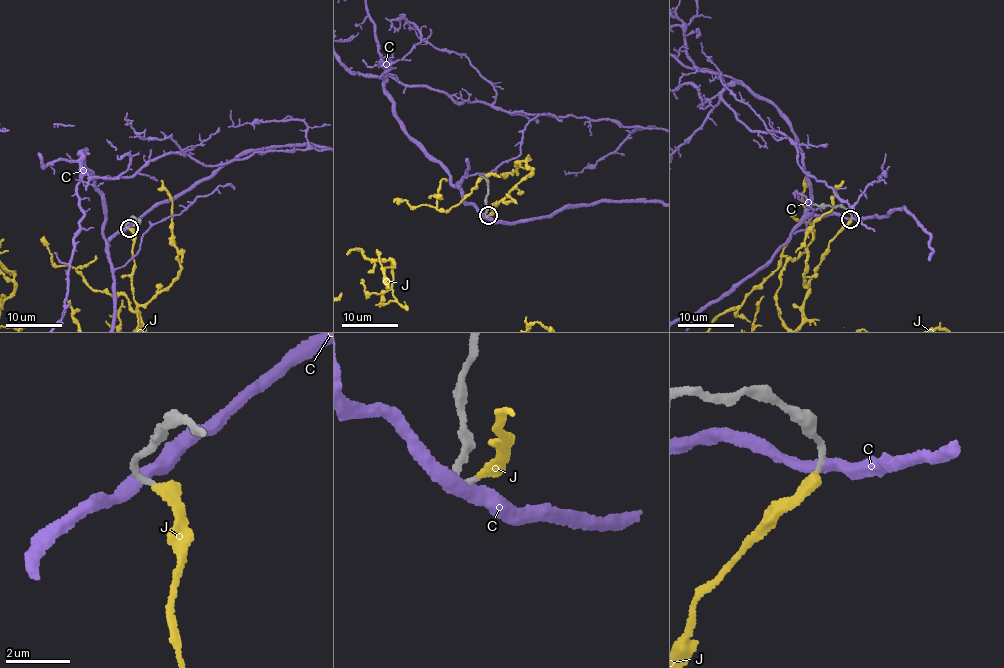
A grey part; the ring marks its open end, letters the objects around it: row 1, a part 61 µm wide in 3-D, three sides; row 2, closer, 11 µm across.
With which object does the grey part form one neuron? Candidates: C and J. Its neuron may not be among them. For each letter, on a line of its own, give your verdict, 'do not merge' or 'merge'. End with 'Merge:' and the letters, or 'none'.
C: do not merge
J: merge
Merge: J

